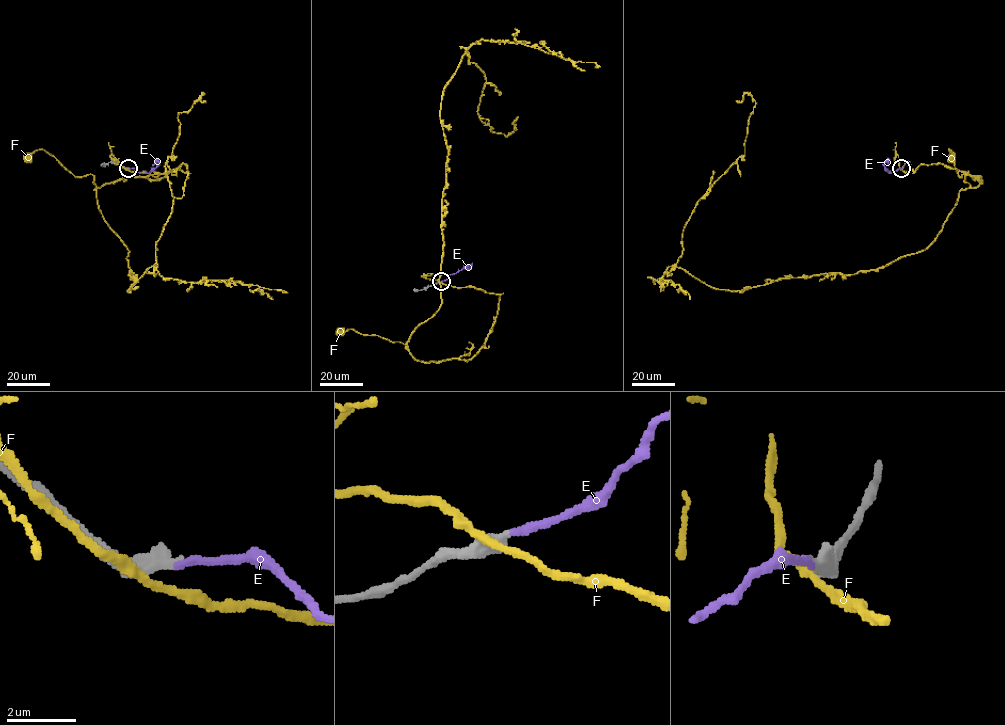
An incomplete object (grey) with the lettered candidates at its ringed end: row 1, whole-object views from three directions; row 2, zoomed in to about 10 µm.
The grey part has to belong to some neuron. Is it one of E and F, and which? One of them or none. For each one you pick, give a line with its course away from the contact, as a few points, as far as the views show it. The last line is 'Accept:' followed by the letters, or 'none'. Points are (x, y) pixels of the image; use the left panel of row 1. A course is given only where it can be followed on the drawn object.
E: course (128, 168), (148, 173), (159, 162), (152, 165)
Accept: E

